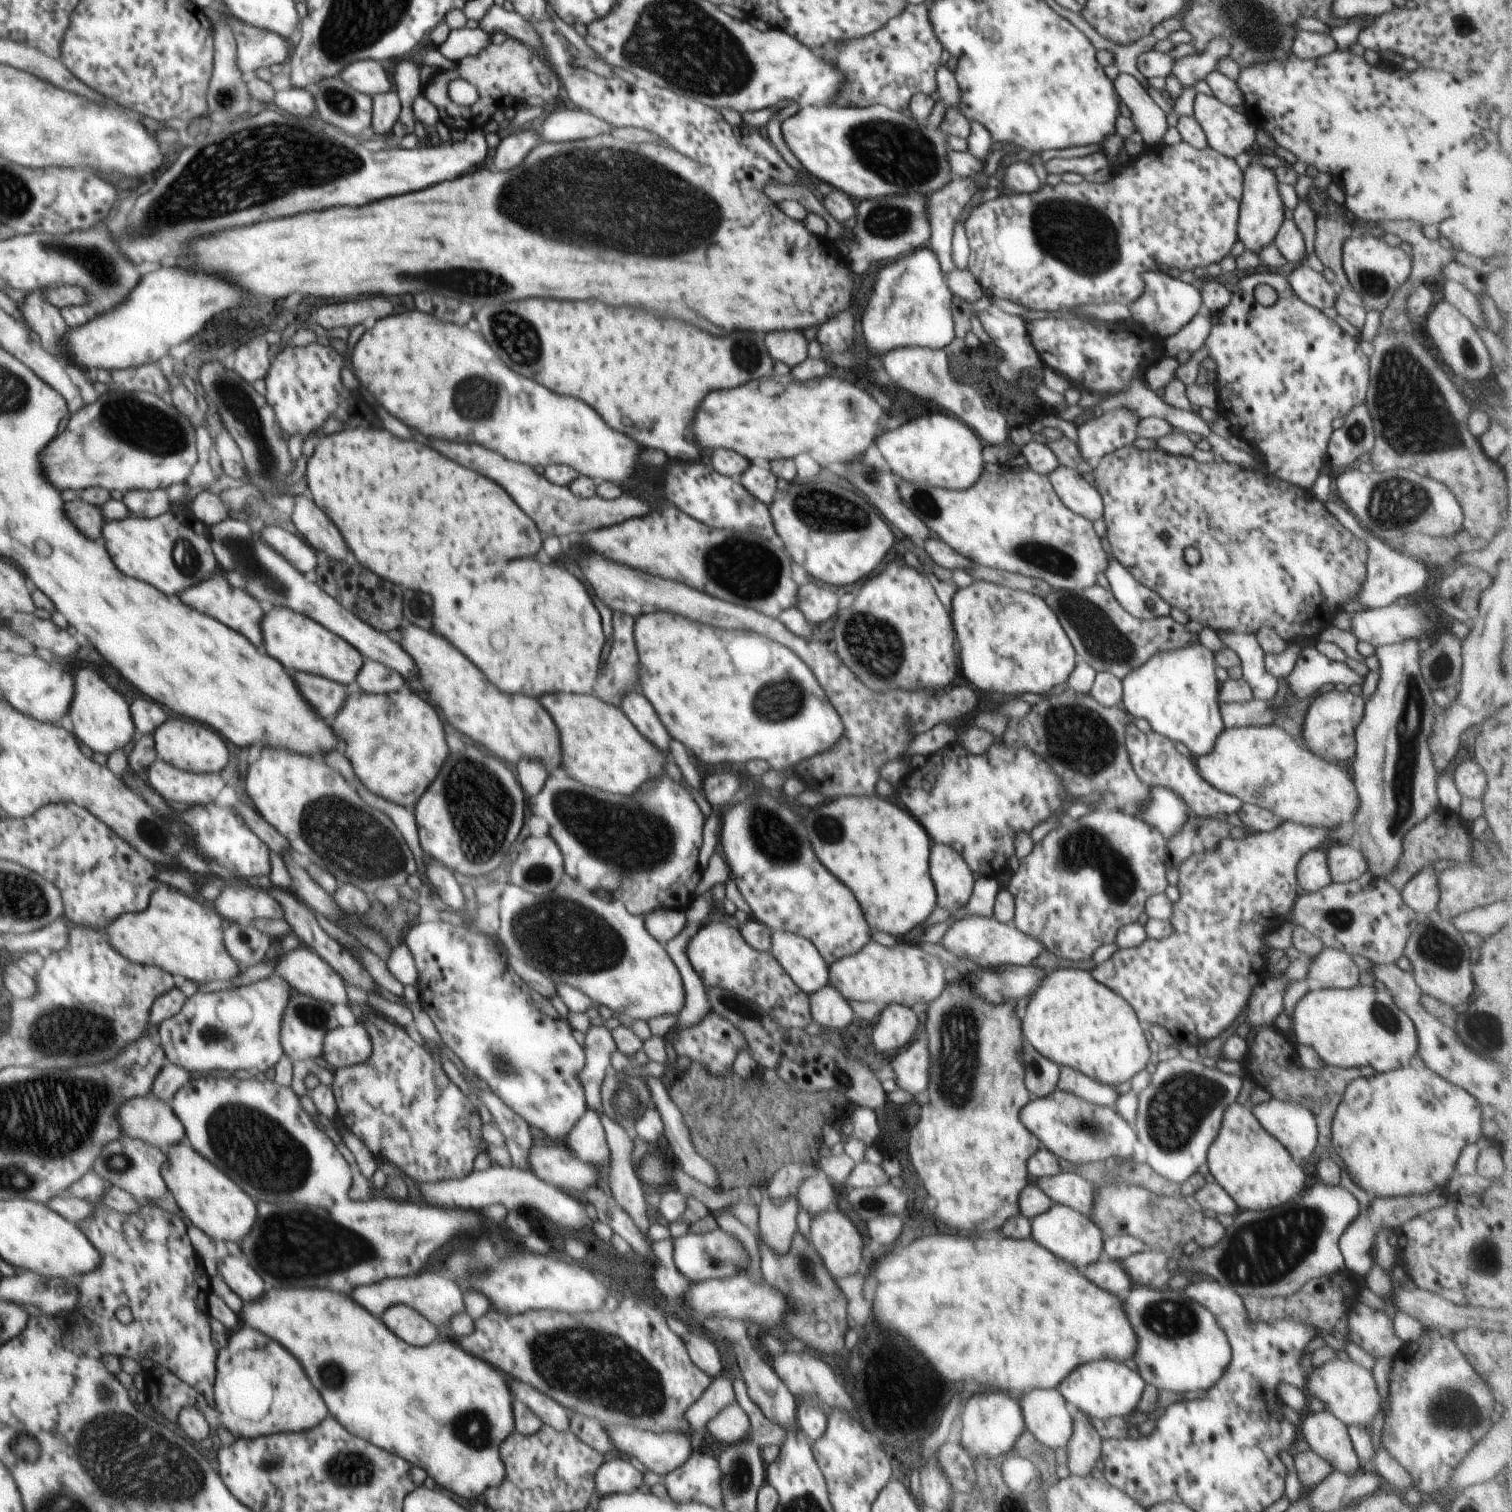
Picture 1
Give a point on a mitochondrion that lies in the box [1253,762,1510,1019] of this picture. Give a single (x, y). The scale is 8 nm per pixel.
(1434, 945)

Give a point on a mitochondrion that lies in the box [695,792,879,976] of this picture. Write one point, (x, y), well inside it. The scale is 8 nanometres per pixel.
(779, 844)

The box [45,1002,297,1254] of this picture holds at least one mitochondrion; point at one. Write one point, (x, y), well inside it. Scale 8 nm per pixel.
(114, 1161)

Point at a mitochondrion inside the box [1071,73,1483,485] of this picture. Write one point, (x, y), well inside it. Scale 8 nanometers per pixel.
(1411, 414)

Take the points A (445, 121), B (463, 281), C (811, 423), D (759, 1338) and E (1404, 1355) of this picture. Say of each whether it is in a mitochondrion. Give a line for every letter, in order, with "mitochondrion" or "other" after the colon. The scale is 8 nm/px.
A: other
B: mitochondrion
C: other
D: other
E: other

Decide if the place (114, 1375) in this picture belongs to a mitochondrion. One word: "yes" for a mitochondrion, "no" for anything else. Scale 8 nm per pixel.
no

